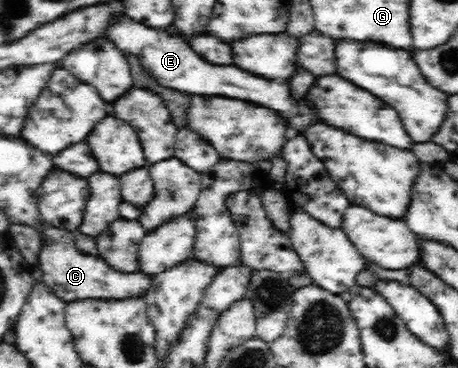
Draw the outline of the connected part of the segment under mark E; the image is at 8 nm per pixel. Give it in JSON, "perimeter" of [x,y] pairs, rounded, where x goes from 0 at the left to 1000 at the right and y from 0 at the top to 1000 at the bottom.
{"perimeter":[[[271,43],[253,65],[242,65],[227,92],[216,101],[240,106],[245,117],[271,149],[297,149],[310,171],[317,198],[330,204],[343,228],[413,250],[413,255],[465,255],[465,261],[496,261],[496,266],[522,266],[544,277],[566,277],[570,288],[587,288],[614,315],[631,321],[635,348],[666,353],[679,337],[692,337],[697,321],[683,310],[683,299],[666,277],[640,277],[631,234],[618,234],[609,223],[592,223],[579,212],[561,212],[552,201],[539,201],[526,185],[513,179],[465,179],[448,168],[439,152],[430,152],[408,111],[393,98],[380,98],[362,79],[332,79],[282,46]]]}

